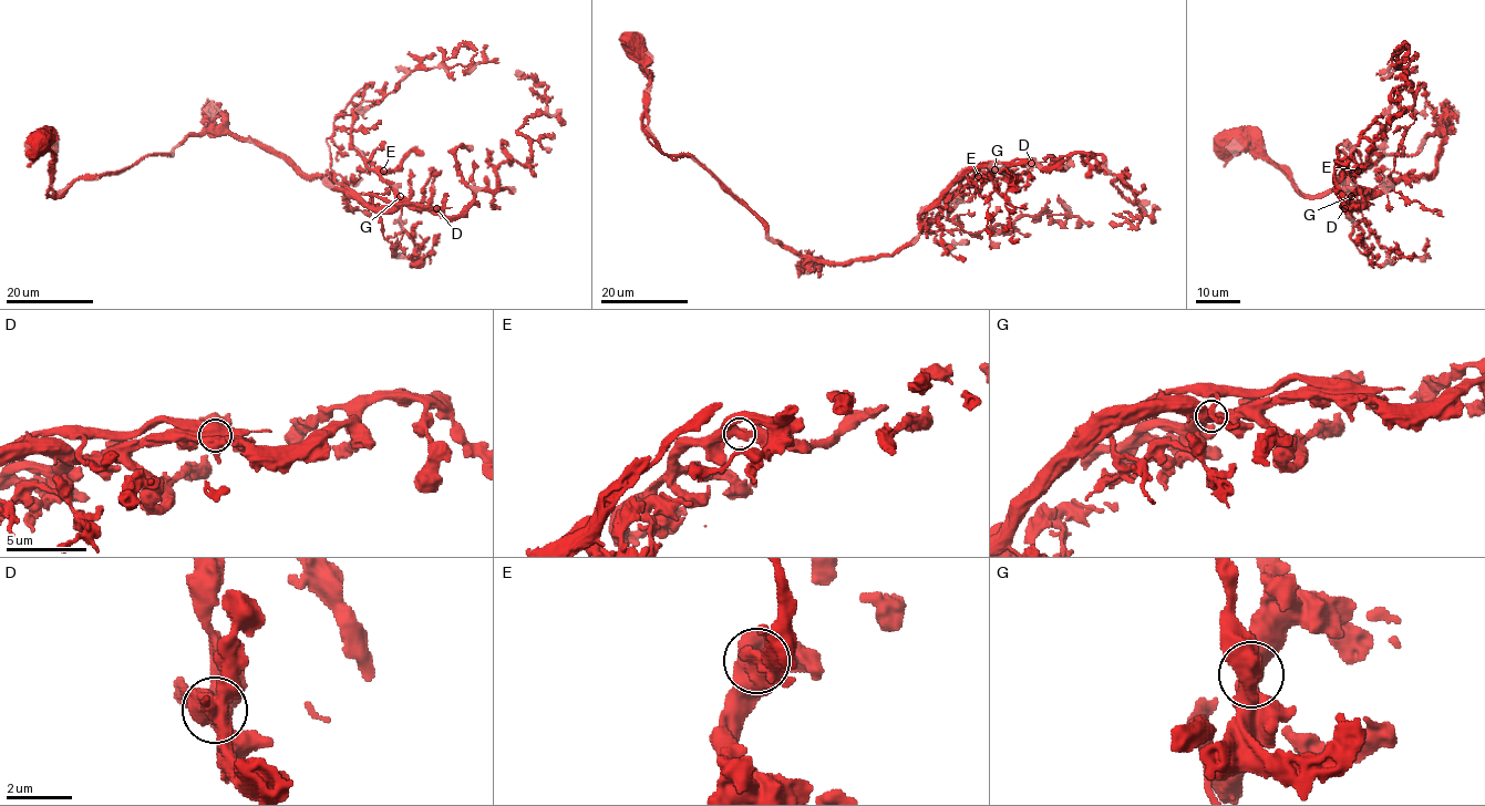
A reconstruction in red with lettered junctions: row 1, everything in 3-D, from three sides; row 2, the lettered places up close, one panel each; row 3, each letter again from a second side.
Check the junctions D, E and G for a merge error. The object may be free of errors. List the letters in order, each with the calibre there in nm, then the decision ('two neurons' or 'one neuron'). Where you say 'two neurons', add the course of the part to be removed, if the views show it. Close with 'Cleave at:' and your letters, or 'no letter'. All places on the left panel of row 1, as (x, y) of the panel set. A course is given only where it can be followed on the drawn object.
D: calibre 1100 nm; two neurons; course (436, 208), (354, 194), (336, 179), (327, 141), (333, 123), (351, 97), (374, 82)
E: calibre 600 nm; one neuron
G: calibre 600 nm; one neuron
Cleave at: D

